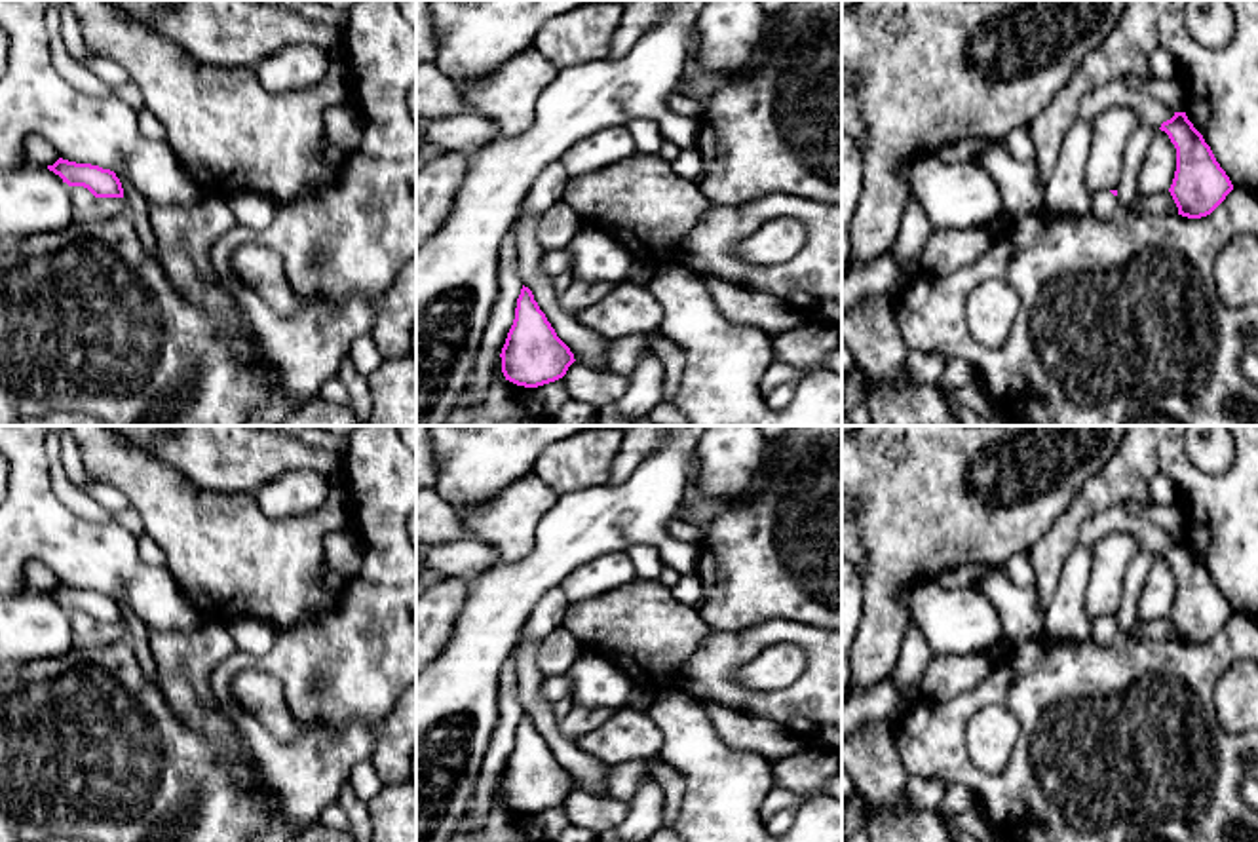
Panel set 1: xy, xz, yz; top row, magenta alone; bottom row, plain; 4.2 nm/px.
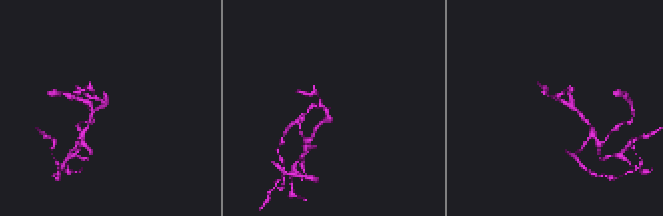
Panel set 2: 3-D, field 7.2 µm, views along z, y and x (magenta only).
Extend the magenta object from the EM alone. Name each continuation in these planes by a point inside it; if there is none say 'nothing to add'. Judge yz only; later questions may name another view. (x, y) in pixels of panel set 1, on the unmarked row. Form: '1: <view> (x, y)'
1: yz (1103, 631)

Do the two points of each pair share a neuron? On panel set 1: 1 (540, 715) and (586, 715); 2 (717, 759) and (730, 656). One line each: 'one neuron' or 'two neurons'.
1: two neurons
2: two neurons

